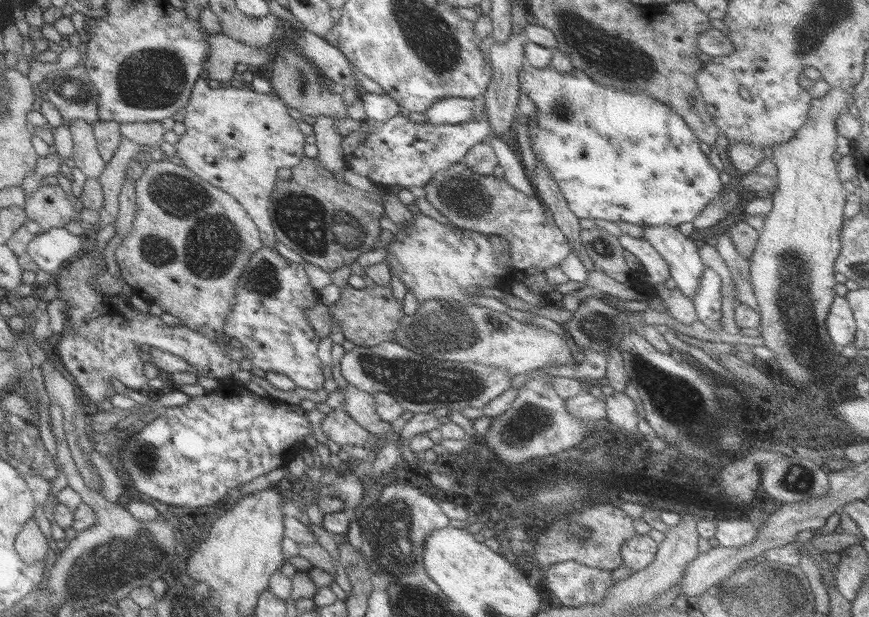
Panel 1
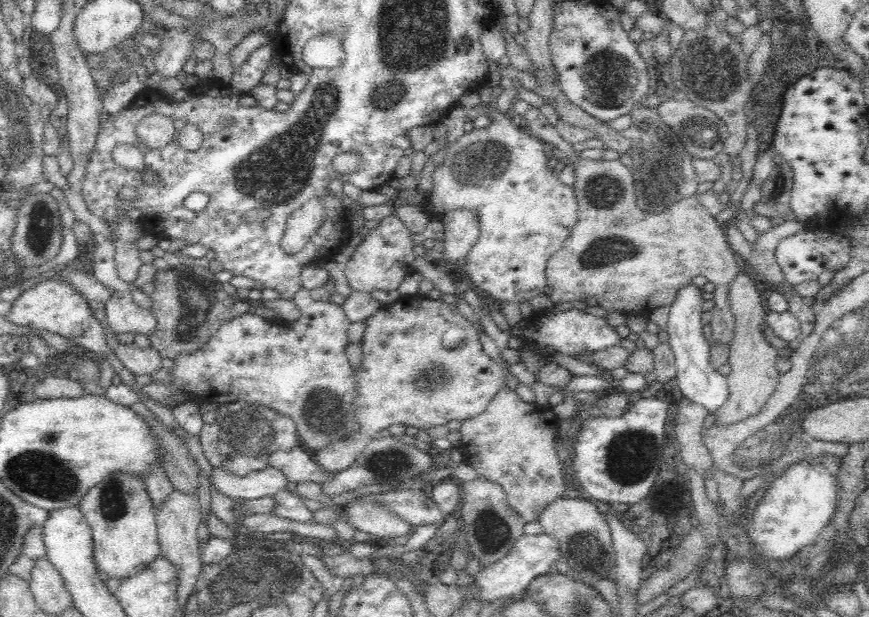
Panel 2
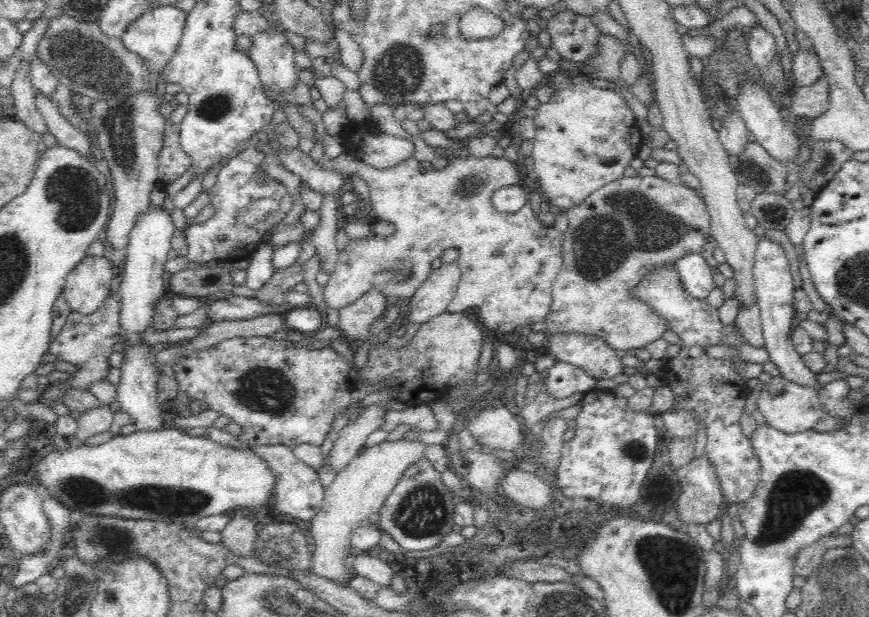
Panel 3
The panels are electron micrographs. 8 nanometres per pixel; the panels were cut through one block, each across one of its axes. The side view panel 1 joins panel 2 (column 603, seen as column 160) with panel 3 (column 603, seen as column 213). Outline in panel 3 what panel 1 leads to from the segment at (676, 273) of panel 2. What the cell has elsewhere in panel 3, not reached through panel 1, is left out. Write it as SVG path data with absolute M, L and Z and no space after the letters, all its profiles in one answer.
M658 176L647 177L624 177L616 182L608 183L606 186L600 187L592 196L586 198L580 206L572 208L566 212L568 220L568 230L562 236L562 261L563 266L557 275L552 288L553 301L551 302L550 312L547 318L543 320L546 328L544 330L547 338L554 338L560 335L592 335L600 336L615 352L623 350L627 354L633 353L636 349L646 348L648 344L652 344L654 340L658 340L660 336L668 330L666 323L656 316L649 308L639 299L628 299L628 294L632 290L632 286L636 286L640 282L640 278L644 278L644 274L656 270L656 266L664 266L664 264L676 263L678 259L683 258L686 254L701 252L701 246L705 238L711 235L710 217L708 209L705 207L704 201L699 197L696 190L685 187L682 184L671 183L666 179Z

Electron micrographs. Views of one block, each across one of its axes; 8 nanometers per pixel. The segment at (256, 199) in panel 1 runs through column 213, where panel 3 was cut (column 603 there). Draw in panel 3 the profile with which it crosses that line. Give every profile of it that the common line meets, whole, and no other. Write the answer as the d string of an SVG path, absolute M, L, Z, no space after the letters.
M563 72L555 78L546 77L544 84L557 88L557 93L549 102L542 103L537 108L533 118L536 132L532 139L532 157L538 176L537 182L540 184L540 194L549 200L550 209L556 215L580 206L596 190L600 190L600 187L624 178L626 168L638 156L640 146L630 147L632 128L637 126L637 121L632 106L620 92L616 92L609 85L590 81L582 73Z

